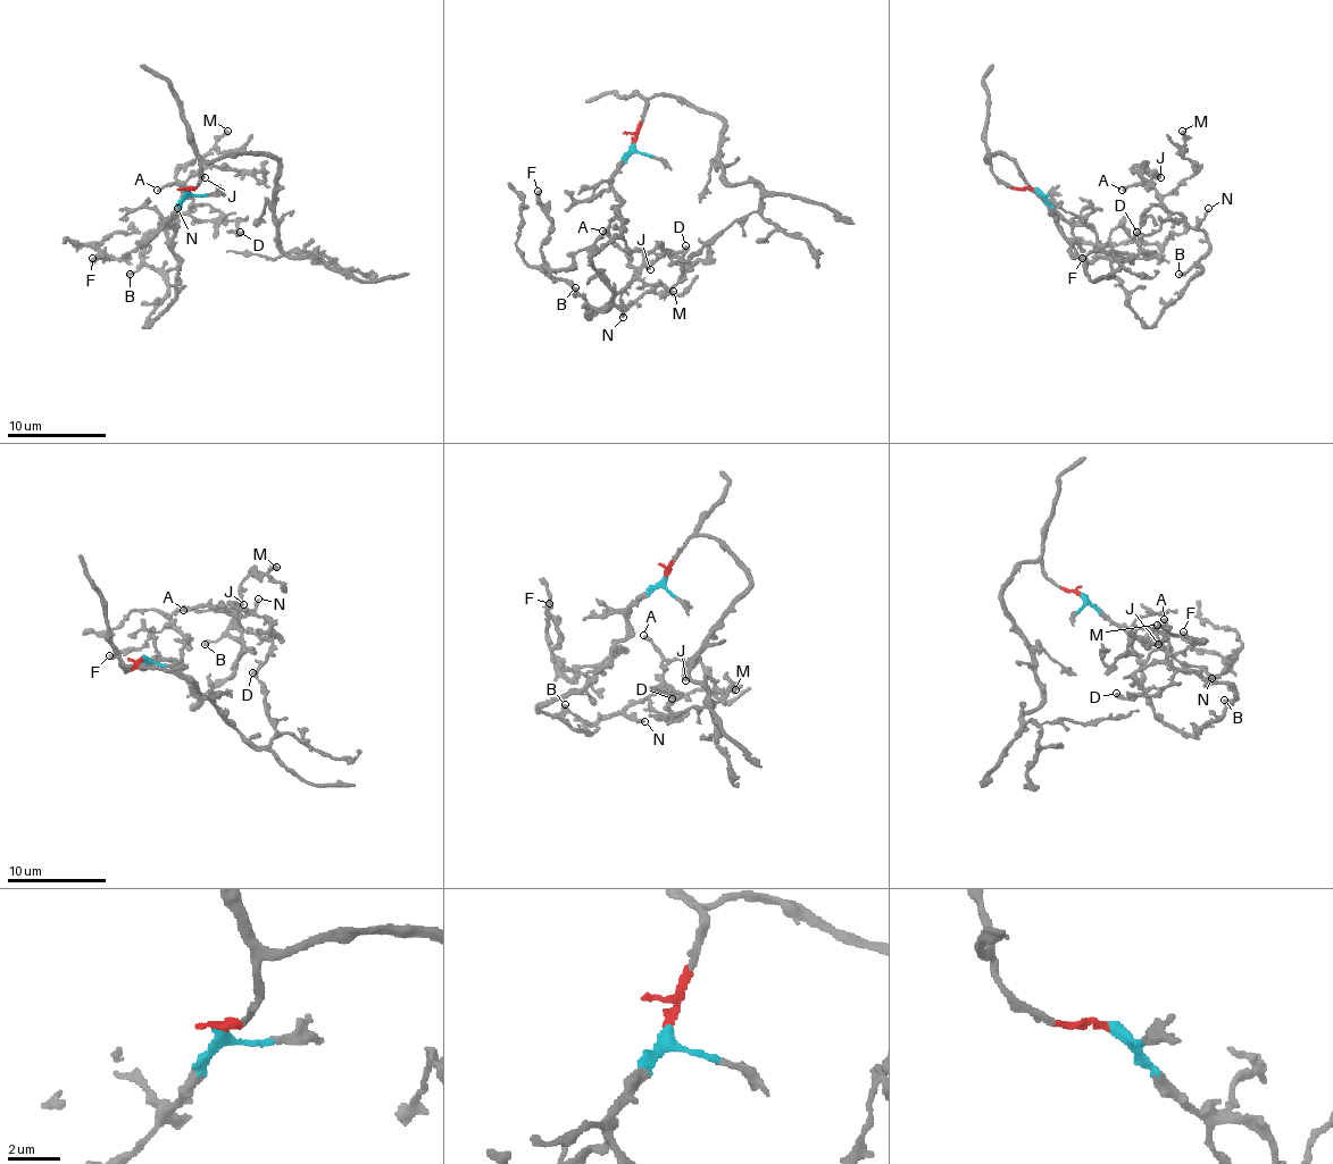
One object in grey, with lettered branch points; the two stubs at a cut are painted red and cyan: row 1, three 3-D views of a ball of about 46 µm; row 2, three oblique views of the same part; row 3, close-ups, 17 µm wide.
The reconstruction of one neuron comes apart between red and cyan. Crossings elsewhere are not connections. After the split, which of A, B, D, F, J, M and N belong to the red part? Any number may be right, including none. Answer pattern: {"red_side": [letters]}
{"red_side": []}

